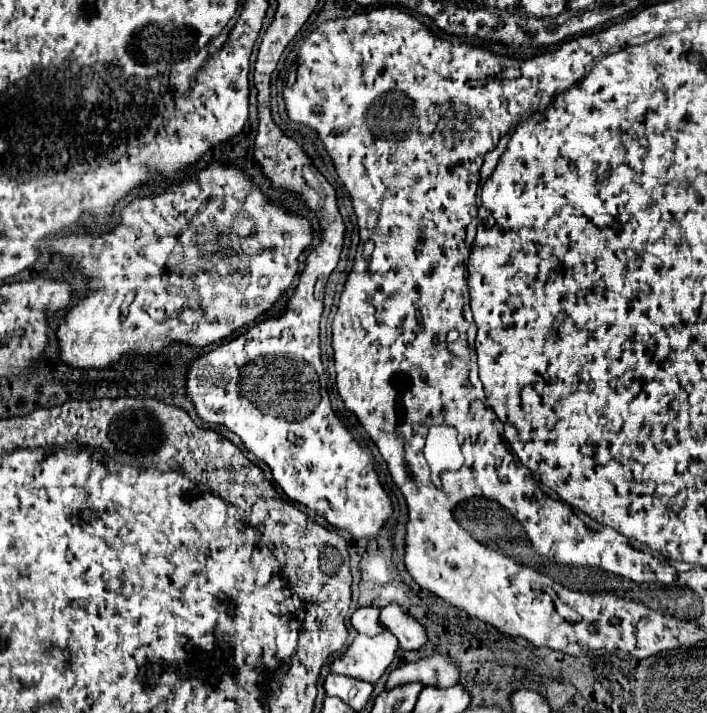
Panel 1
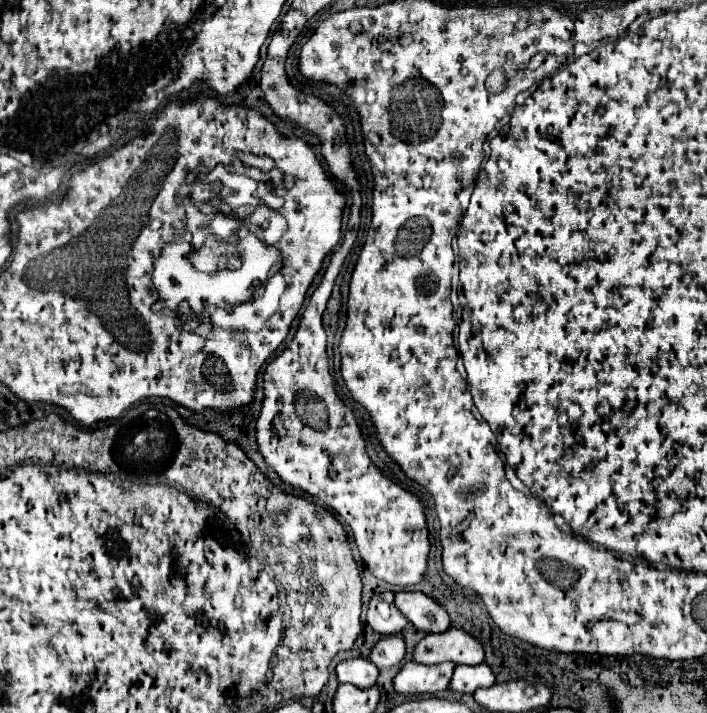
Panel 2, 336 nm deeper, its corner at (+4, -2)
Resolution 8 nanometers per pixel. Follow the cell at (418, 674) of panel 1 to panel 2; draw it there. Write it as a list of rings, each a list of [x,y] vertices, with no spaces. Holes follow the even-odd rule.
[[[449,628],[443,634],[427,634],[413,652],[413,662],[419,664],[465,664],[477,666],[483,662],[483,646],[465,630]]]

